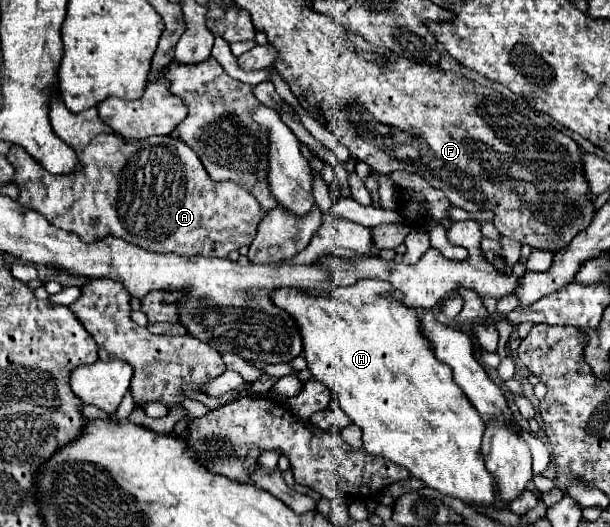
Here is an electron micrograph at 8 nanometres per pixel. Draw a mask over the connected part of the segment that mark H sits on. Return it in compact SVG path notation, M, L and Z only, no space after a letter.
M364 278L352 286L336 288L328 296L312 296L298 288L280 288L272 292L272 300L296 320L308 370L314 380L326 384L332 394L338 396L344 412L360 426L366 452L408 468L414 478L420 478L446 496L476 504L494 502L492 474L486 472L482 458L482 434L486 424L466 400L460 386L454 384L452 370L436 360L430 342L422 334L418 310L402 304L402 294L394 292L392 284Z

